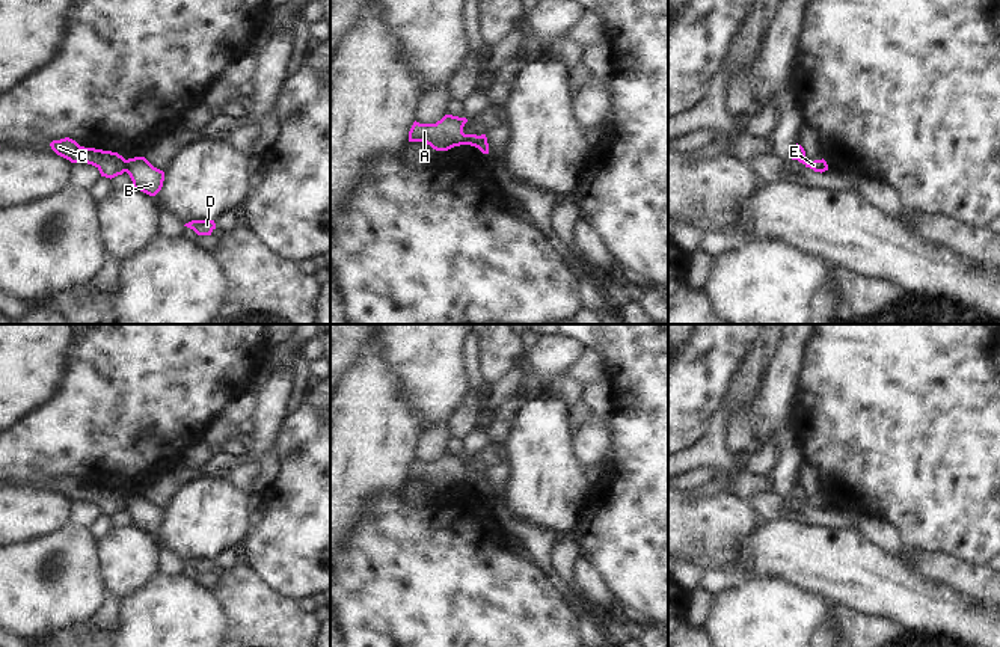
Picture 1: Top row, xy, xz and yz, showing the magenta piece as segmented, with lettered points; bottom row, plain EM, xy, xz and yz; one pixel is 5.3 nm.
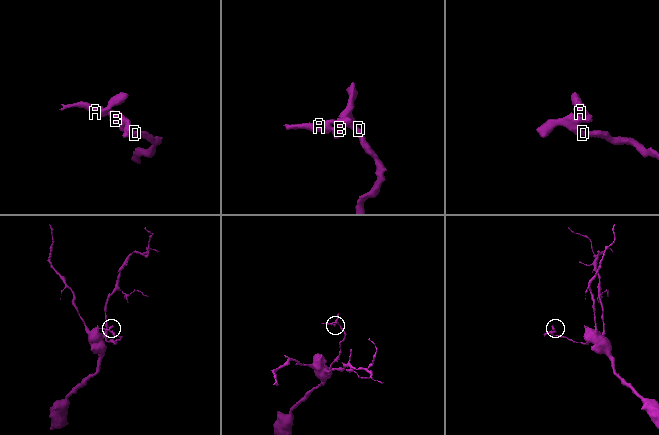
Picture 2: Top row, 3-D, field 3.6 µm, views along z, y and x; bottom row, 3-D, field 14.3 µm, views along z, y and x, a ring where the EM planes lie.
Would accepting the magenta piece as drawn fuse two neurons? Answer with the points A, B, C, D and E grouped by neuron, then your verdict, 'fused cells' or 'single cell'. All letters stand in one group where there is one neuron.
A C E / B D; fused cells

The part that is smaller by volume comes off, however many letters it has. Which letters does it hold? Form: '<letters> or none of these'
A, C, E

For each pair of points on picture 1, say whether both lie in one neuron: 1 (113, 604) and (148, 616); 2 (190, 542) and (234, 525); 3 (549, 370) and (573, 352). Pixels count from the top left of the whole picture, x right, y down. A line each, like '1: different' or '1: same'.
1: different
2: same
3: same

